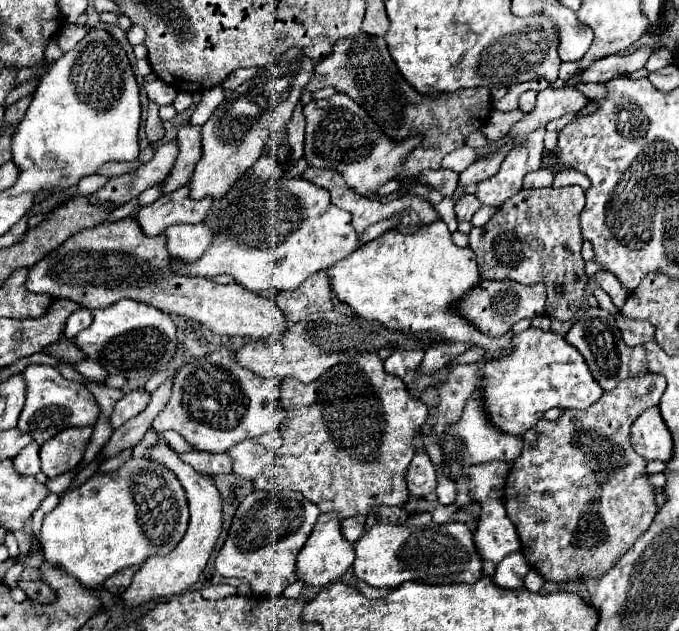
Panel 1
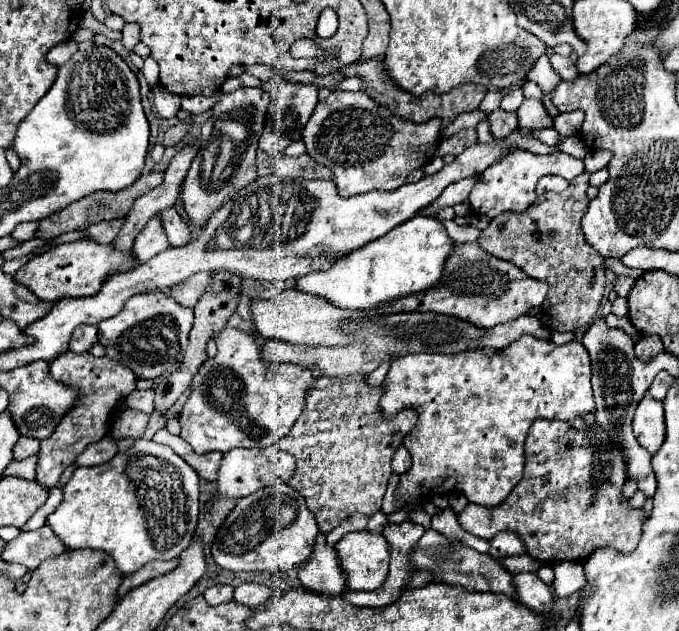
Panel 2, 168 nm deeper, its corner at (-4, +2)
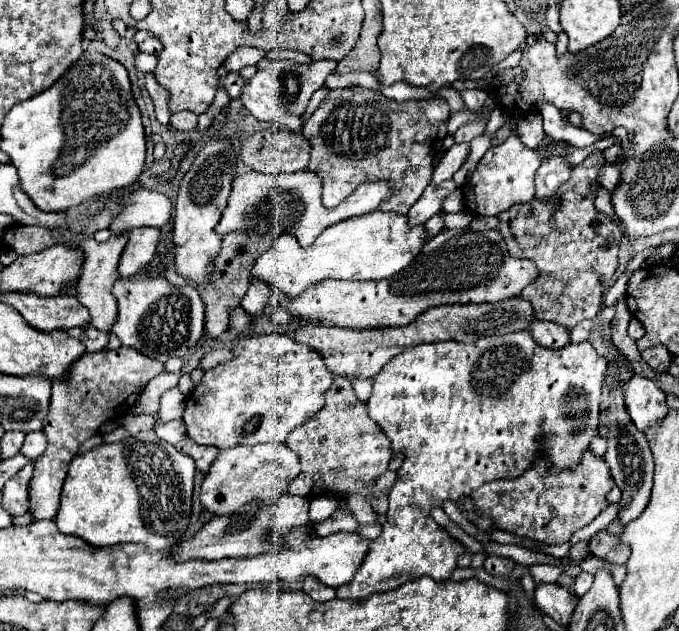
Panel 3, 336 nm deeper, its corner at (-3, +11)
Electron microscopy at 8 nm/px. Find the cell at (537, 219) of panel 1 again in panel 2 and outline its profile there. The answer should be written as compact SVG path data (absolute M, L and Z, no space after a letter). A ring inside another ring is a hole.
M584 171L570 181L566 191L540 195L524 213L502 213L490 221L478 239L480 247L488 253L512 261L520 269L526 265L524 271L530 277L548 281L550 291L545 301L540 307L532 308L529 314L540 317L550 331L574 331L590 325L606 289L604 257L588 245L580 225L590 203L586 197L588 177L590 175Z

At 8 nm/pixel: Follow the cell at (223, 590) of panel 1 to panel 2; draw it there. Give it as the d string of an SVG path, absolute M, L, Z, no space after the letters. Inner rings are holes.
M214 585L204 593L204 599L208 605L220 605L220 603L232 601L232 593L234 593L234 587L230 585Z

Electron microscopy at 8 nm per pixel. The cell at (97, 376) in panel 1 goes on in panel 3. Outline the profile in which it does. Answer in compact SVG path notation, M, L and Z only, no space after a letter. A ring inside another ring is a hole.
M121 346L117 350L85 352L79 360L75 360L75 364L71 364L63 380L53 380L49 414L43 426L43 432L47 436L47 450L35 460L35 472L29 484L29 502L35 520L55 518L67 466L77 454L79 444L95 436L105 422L117 420L121 418L121 414L127 414L135 406L147 382L161 372L161 362L151 360L135 352L133 348Z

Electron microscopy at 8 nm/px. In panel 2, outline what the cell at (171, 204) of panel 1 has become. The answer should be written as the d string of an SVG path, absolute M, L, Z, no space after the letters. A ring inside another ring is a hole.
M152 217L148 221L148 225L138 233L138 237L134 241L134 247L132 247L132 253L140 263L144 263L150 257L158 255L160 251L164 251L164 249L168 249L166 233L164 233L164 229L160 225L160 219Z

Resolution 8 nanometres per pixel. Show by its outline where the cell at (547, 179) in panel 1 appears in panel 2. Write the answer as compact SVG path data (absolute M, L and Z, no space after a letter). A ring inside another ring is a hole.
M546 175L538 181L538 187L536 187L536 193L542 195L546 191L564 191L568 187L568 181L564 181L562 177L556 177L556 175Z

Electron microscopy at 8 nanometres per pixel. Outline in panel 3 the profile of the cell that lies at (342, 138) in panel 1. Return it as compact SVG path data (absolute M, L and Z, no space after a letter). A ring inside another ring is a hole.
M361 86L331 90L301 128L301 134L309 140L313 148L309 170L317 172L323 178L323 204L327 208L335 208L361 182L387 180L395 184L397 192L388 198L387 202L383 202L379 210L407 214L409 208L417 202L417 198L425 190L425 186L429 184L433 172L435 142L439 138L439 128L443 128L443 138L447 136L447 118L449 118L449 104L443 98L395 102L391 98L385 98L383 94L377 94Z

